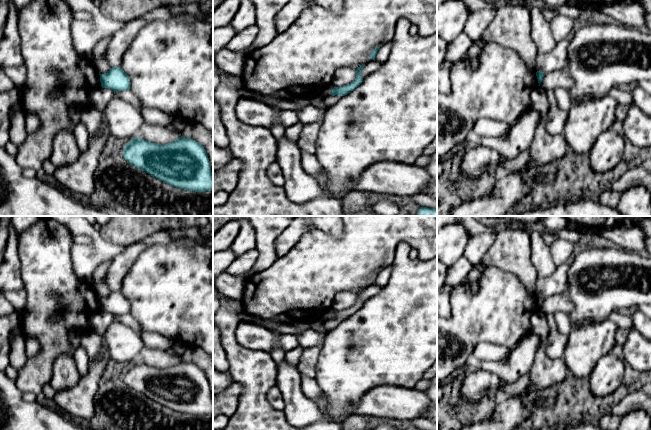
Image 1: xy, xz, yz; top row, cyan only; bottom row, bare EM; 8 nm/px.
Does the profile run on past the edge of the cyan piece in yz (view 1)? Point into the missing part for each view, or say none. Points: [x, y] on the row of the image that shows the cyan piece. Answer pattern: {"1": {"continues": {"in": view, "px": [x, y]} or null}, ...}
{"1": {"continues": null}}

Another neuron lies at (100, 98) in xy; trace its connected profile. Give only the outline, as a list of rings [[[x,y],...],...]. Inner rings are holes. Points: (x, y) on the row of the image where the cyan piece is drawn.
[[[97,88],[91,95],[92,108],[103,112],[111,99],[114,98],[114,91],[108,88]]]

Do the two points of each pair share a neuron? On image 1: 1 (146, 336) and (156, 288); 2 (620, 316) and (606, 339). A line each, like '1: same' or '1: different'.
1: different
2: different

